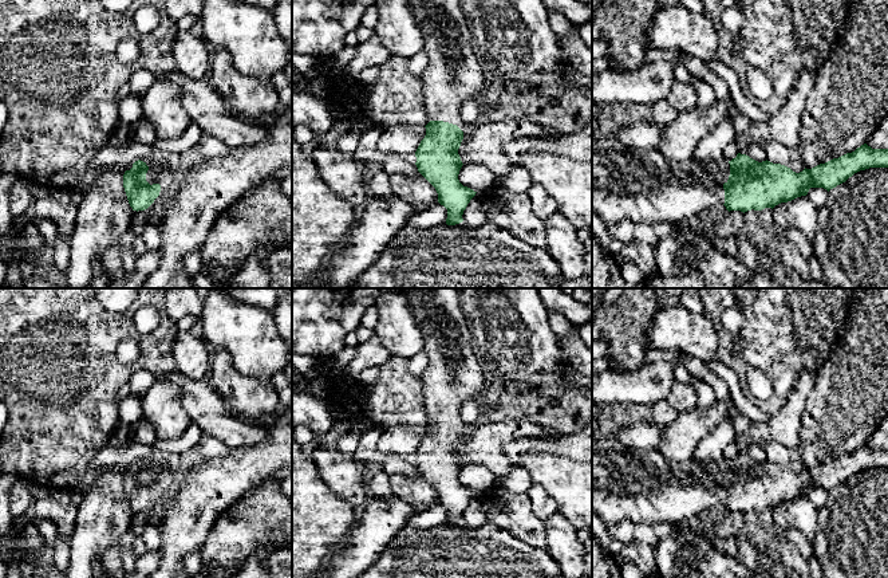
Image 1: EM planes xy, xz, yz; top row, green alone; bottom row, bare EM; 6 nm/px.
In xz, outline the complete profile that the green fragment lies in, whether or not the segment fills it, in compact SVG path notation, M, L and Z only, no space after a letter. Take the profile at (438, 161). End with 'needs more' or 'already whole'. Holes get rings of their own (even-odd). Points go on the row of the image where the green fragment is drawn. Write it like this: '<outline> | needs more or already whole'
M459 0L407 3L425 35L429 58L421 78L430 122L415 152L415 165L447 209L446 224L455 225L463 221L463 211L477 193L458 180L463 165L458 154L463 139L461 105L475 98L488 80Z | needs more

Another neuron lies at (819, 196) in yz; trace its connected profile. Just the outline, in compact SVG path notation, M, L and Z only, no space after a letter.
M810 188L806 196L817 209L821 209L828 200L828 190L824 188Z

